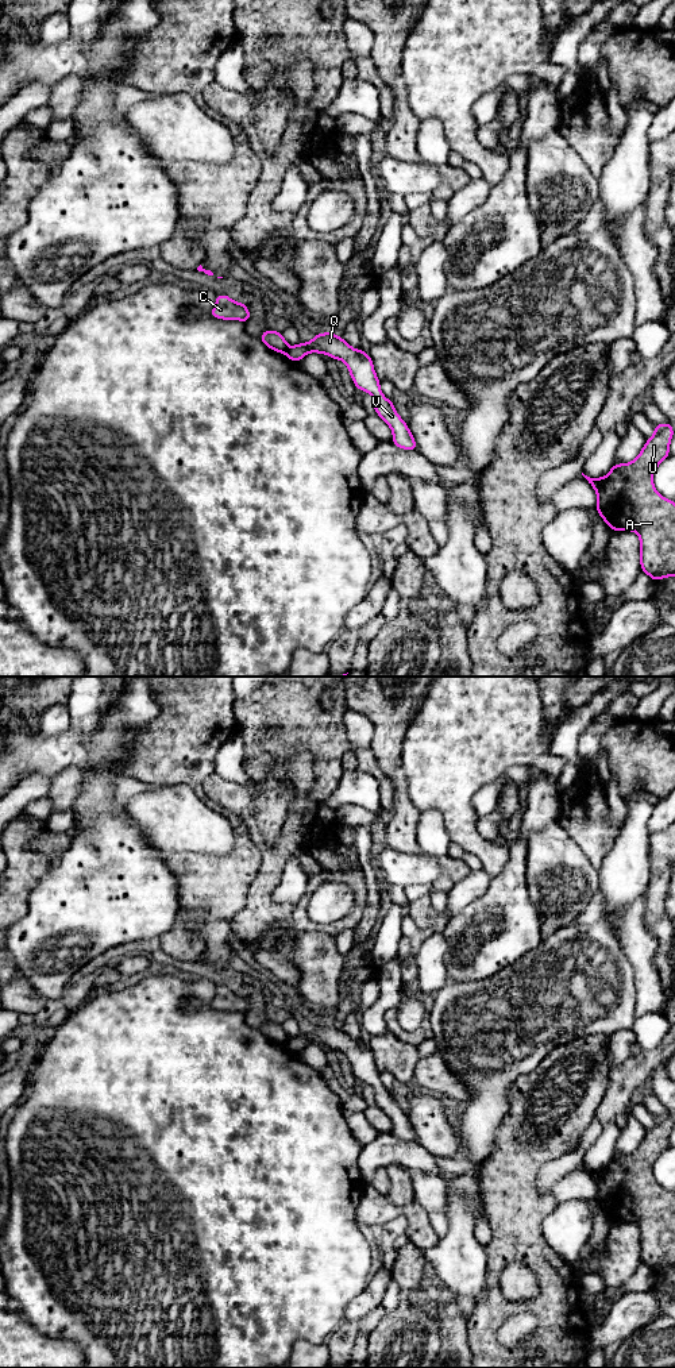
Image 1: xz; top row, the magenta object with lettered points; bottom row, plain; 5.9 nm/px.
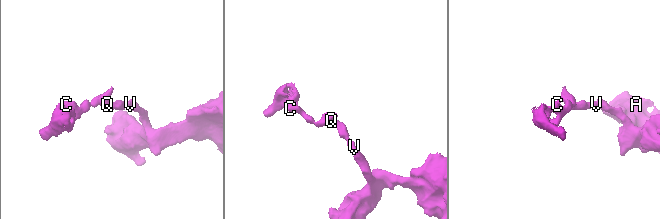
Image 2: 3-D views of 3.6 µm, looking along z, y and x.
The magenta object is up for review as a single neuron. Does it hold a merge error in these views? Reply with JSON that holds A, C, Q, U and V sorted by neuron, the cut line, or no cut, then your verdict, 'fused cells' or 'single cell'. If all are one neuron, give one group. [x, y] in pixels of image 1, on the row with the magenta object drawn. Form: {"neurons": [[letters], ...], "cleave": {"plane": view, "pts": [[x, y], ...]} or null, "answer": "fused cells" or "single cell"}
{"neurons": [["A", "Q", "U", "V"], ["C"]], "cleave": {"plane": "xz", "pts": [[288, 347], [284, 353]]}, "answer": "fused cells"}

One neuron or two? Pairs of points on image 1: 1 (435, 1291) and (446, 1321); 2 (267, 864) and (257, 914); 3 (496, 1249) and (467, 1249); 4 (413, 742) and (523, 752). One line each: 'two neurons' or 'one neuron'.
1: one neuron
2: one neuron
3: two neurons
4: one neuron

